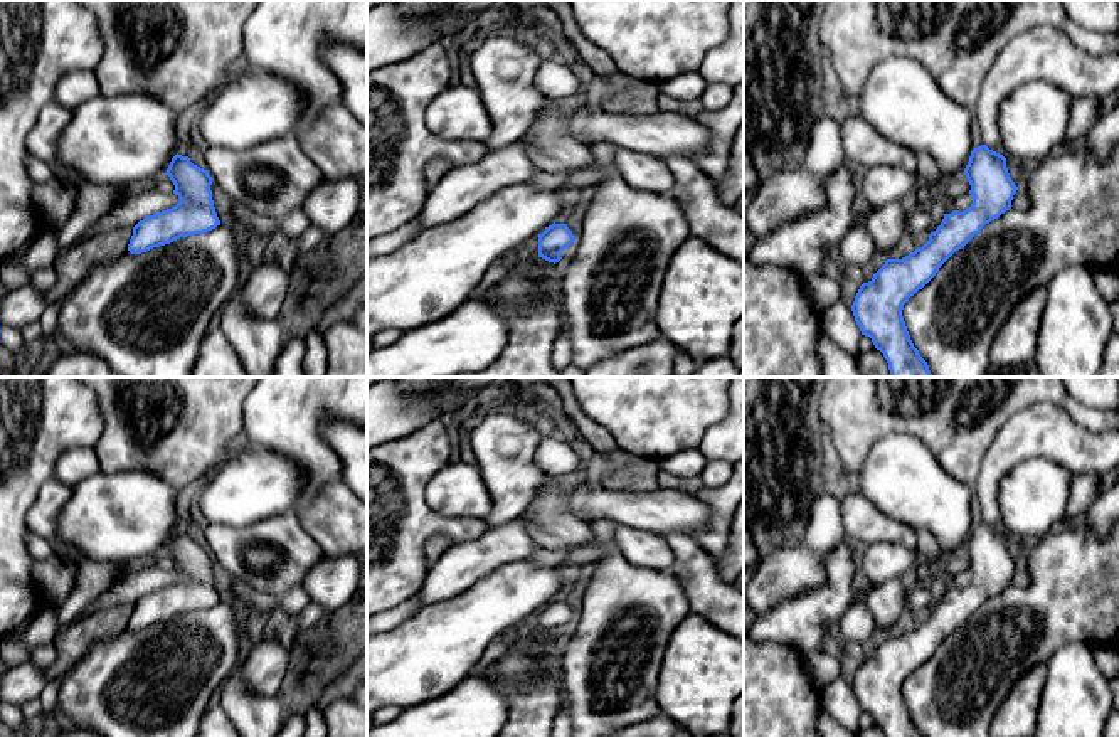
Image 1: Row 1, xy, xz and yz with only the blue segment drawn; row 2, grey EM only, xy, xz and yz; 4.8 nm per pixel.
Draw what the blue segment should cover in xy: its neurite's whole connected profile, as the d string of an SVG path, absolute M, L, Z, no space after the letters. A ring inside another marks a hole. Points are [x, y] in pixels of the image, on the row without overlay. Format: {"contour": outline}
{"contour": "M177 530L165 552L173 559L173 570L180 579L172 586L145 594L133 604L128 621L131 631L141 631L220 602L212 577L212 554L207 547L194 542L188 533Z"}

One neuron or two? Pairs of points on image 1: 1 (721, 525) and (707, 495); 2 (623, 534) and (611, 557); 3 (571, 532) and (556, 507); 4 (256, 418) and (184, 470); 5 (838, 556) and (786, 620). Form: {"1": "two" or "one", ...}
{"1": "one", "2": "two", "3": "one", "4": "two", "5": "one"}

